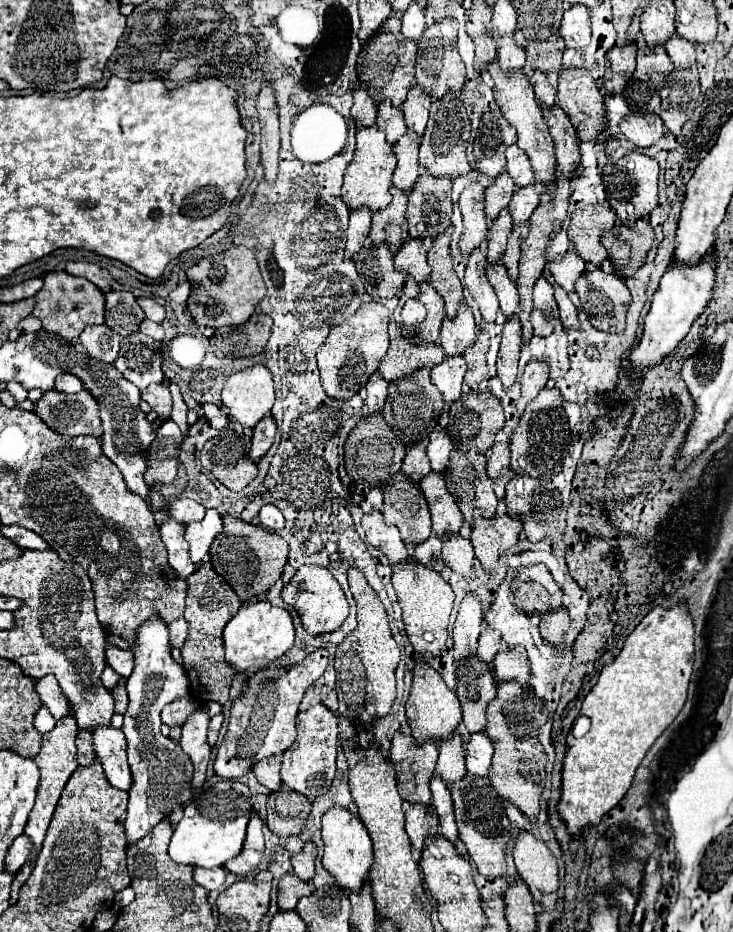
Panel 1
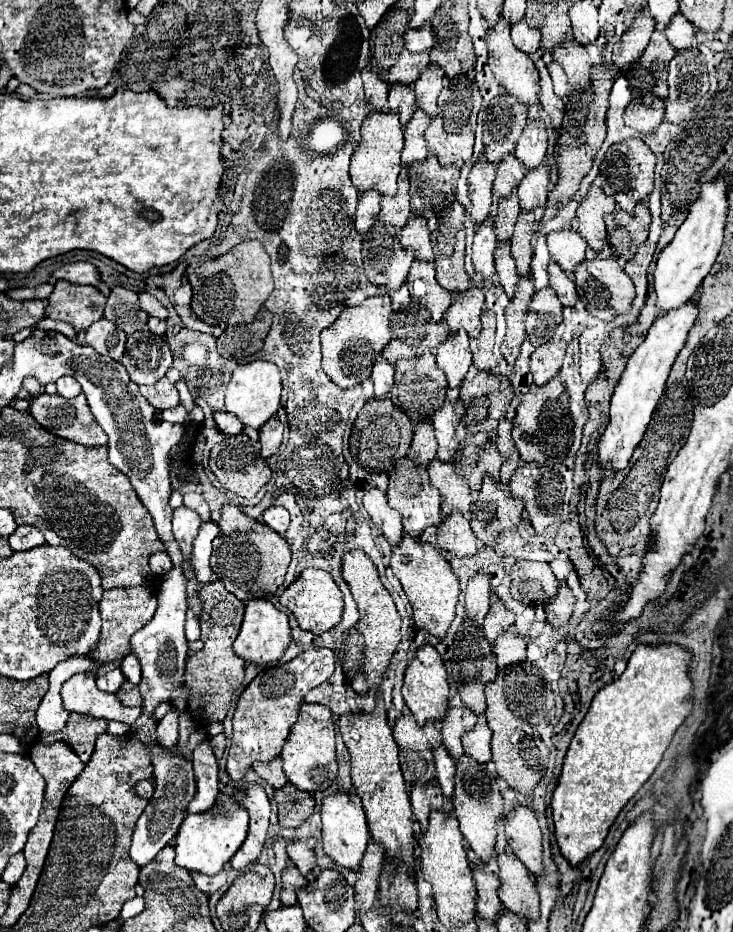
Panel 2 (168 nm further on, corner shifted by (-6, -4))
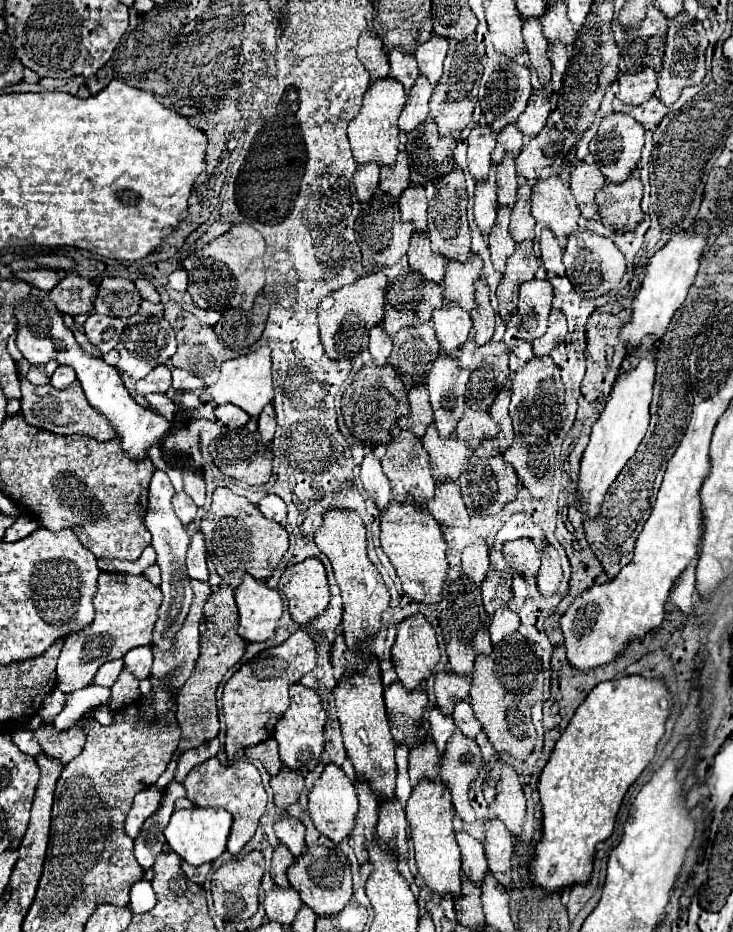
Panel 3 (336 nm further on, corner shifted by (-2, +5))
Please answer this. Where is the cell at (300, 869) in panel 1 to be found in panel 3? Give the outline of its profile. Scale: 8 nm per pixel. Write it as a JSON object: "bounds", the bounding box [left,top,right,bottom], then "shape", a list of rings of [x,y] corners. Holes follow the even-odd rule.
{"bounds":[274,817,306,857],"shape":[[[286,817],[286,819],[276,821],[276,823],[274,823],[274,833],[276,833],[276,837],[290,849],[290,853],[292,853],[294,857],[300,857],[300,855],[302,855],[306,829],[304,829],[304,825],[302,825],[298,819]]]}

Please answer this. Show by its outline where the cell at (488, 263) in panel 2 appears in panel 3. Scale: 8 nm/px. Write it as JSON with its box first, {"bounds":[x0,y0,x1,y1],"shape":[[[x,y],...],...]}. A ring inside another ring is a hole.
{"bounds":[474,179,496,235],"shape":[[[488,179],[488,183],[476,183],[474,195],[474,223],[482,235],[488,235],[496,221],[496,183]]]}

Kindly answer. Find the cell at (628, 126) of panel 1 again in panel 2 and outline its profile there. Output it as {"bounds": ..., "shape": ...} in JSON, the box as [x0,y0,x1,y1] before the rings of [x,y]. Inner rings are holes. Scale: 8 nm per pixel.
{"bounds":[624,98,664,132],"shape":[[[656,98],[652,106],[644,106],[640,100],[632,100],[626,106],[624,122],[638,132],[652,132],[664,120],[664,102]]]}

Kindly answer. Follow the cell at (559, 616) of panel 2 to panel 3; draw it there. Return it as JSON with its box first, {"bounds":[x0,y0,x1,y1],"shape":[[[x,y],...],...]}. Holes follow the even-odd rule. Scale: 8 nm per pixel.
{"bounds":[538,547,562,597],"shape":[[[546,547],[542,551],[542,567],[538,573],[538,589],[544,597],[552,597],[558,591],[562,579],[562,567],[560,567],[560,557],[554,547]]]}

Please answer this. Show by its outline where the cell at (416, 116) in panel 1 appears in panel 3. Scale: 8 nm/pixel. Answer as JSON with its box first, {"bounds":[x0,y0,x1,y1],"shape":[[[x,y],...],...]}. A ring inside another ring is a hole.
{"bounds":[414,35,448,87],"shape":[[[434,35],[414,53],[420,75],[426,77],[428,83],[432,83],[432,87],[436,87],[438,79],[442,77],[442,61],[446,57],[446,51],[448,51],[448,39]]]}

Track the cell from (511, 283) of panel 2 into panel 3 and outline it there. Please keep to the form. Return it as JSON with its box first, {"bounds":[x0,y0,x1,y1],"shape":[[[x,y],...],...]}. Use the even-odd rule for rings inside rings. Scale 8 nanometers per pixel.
{"bounds":[488,207,516,273],"shape":[[[500,207],[498,217],[496,217],[496,227],[492,229],[492,235],[488,235],[488,247],[492,253],[492,263],[494,269],[504,273],[506,269],[506,259],[516,251],[516,243],[508,235],[508,221],[510,221],[510,209]]]}

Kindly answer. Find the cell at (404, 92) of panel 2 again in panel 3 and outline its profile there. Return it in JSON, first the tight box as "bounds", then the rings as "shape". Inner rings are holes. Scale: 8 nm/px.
{"bounds":[388,51,420,93],"shape":[[[392,51],[388,59],[390,59],[390,77],[396,79],[398,83],[402,83],[404,91],[408,93],[412,89],[412,85],[416,83],[416,79],[420,77],[414,55],[412,53]]]}

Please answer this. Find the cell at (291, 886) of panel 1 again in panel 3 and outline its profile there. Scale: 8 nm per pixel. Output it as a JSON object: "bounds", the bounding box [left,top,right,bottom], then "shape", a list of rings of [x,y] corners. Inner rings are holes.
{"bounds":[270,845,294,887],"shape":[[[280,845],[276,851],[274,851],[274,857],[272,857],[272,867],[270,867],[270,875],[272,875],[272,879],[274,879],[274,883],[278,885],[278,887],[288,887],[290,883],[288,883],[288,879],[286,879],[286,869],[290,867],[290,865],[294,865],[294,857],[292,857],[292,853],[284,847],[284,845]]]}

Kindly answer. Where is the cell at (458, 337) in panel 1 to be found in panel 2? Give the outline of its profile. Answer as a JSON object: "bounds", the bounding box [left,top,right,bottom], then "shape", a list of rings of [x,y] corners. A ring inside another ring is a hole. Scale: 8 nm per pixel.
{"bounds":[444,286,484,338],"shape":[[[480,286],[468,288],[468,292],[460,292],[460,296],[452,298],[452,304],[444,316],[450,332],[458,332],[464,328],[470,338],[480,334],[480,312],[484,308],[484,290]]]}

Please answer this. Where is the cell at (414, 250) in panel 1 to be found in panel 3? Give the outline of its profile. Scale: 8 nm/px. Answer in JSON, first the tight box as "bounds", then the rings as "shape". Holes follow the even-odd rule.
{"bounds":[400,185,428,233],"shape":[[[410,185],[402,195],[400,195],[400,213],[402,219],[414,225],[414,231],[426,233],[426,209],[428,201],[424,197],[424,187]]]}

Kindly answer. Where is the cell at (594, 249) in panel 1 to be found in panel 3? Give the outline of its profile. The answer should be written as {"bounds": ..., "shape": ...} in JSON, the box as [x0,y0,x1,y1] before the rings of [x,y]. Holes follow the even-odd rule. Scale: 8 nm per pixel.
{"bounds":[570,163,606,221],"shape":[[[580,163],[570,177],[570,189],[572,195],[580,207],[580,215],[584,221],[594,219],[598,207],[594,203],[596,193],[606,185],[604,175],[600,173],[600,169],[596,165],[588,165],[588,163]]]}

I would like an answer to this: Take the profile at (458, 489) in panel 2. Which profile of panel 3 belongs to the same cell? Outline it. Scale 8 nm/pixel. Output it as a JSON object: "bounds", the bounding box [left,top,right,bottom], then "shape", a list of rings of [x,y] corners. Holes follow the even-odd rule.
{"bounds":[422,427,468,481],"shape":[[[428,427],[422,445],[430,455],[432,477],[436,481],[456,481],[462,475],[468,463],[468,449],[456,437],[440,439],[436,427]]]}

